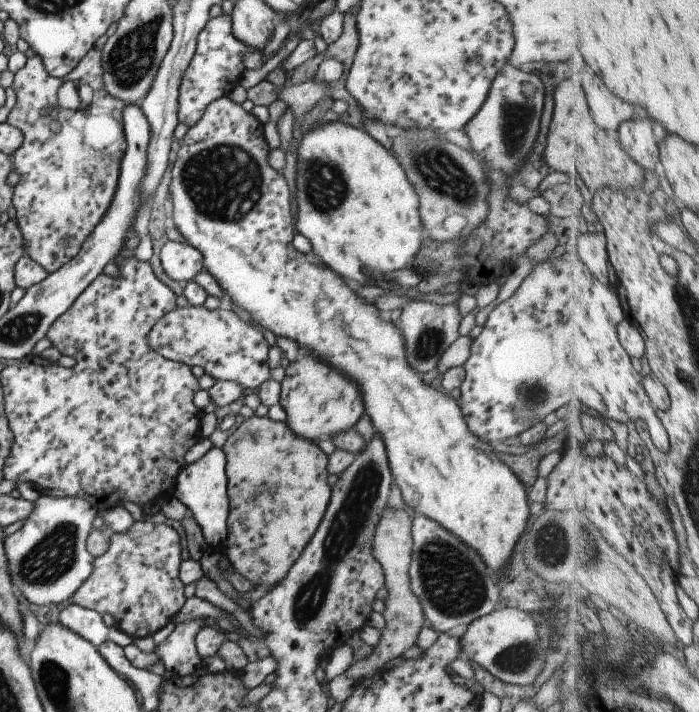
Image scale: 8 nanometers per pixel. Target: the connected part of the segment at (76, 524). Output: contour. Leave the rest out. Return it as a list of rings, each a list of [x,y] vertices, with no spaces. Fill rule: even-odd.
[[[41,494],[34,510],[14,534],[4,539],[10,582],[17,595],[23,594],[38,606],[70,600],[94,568],[94,556],[88,552],[87,538],[98,511],[79,497]]]

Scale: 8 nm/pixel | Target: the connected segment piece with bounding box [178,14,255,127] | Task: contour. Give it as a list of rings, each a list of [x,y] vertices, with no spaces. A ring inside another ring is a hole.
[[[221,14],[209,20],[204,30],[198,35],[194,56],[184,72],[178,95],[178,120],[186,126],[194,126],[202,118],[205,108],[216,99],[227,95],[240,84],[245,70],[244,56],[254,52],[232,34],[231,16]]]

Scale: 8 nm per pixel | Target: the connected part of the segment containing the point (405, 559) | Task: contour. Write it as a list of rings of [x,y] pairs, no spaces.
[[[389,504],[384,510],[384,514],[378,520],[376,532],[374,532],[374,540],[372,540],[372,554],[378,560],[378,564],[382,566],[384,572],[384,588],[388,595],[384,600],[385,609],[382,613],[386,626],[380,630],[380,642],[373,646],[371,654],[360,660],[354,660],[344,670],[346,676],[360,680],[374,673],[382,671],[384,666],[402,656],[408,648],[416,646],[416,638],[422,627],[427,625],[426,620],[422,616],[422,606],[416,600],[416,595],[412,594],[410,588],[410,574],[408,568],[412,562],[412,517],[408,510],[404,508],[392,508]]]

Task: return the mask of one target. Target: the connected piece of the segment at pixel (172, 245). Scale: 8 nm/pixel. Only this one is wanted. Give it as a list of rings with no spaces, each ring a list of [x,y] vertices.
[[[188,241],[166,242],[159,256],[164,271],[176,282],[194,280],[204,270],[203,254]]]

